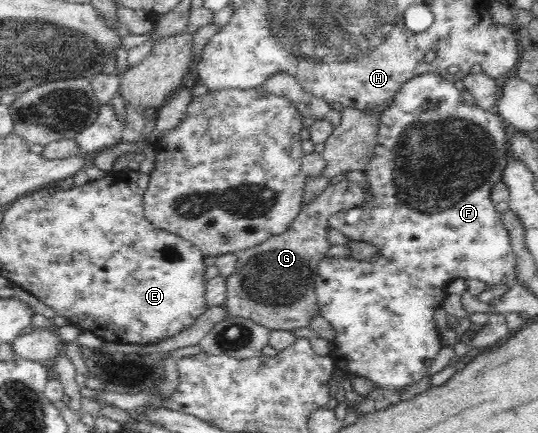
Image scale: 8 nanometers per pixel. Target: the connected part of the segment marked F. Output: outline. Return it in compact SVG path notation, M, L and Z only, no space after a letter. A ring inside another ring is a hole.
M424 73L420 76L413 76L409 81L406 81L391 98L391 105L380 115L374 154L364 169L367 185L369 185L369 193L367 192L364 197L364 206L351 206L351 209L339 210L328 217L329 227L337 229L353 241L365 241L365 243L377 247L377 255L371 257L369 261L357 261L357 259L348 259L347 257L323 259L318 265L316 276L312 279L317 296L318 314L329 321L335 329L335 337L331 341L328 356L333 359L335 366L343 373L354 373L356 376L365 377L374 385L370 394L364 396L364 400L358 405L360 416L399 403L401 398L405 398L401 395L405 387L413 385L415 381L419 381L429 374L429 367L431 367L435 355L442 348L441 338L433 317L435 317L435 311L441 307L443 300L448 295L446 287L450 281L454 279L479 279L488 288L495 287L495 285L508 285L510 288L516 282L517 272L515 269L518 265L515 253L512 251L509 232L503 225L500 213L495 209L493 200L491 200L492 189L495 187L495 183L499 183L503 179L503 171L510 162L508 158L510 129L503 123L499 115L495 111L486 111L477 105L463 103L461 92L453 86L453 82L443 79L436 73Z

